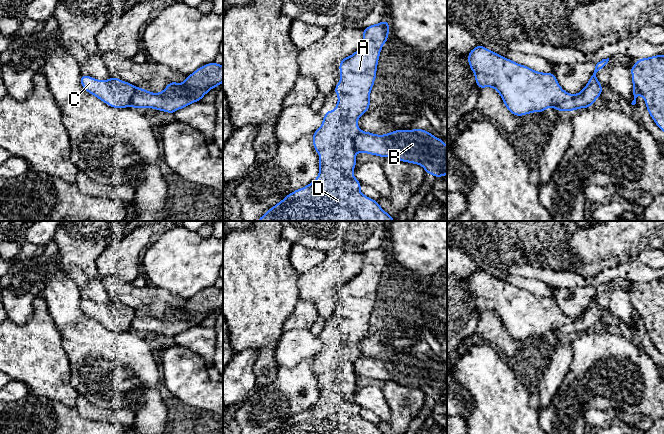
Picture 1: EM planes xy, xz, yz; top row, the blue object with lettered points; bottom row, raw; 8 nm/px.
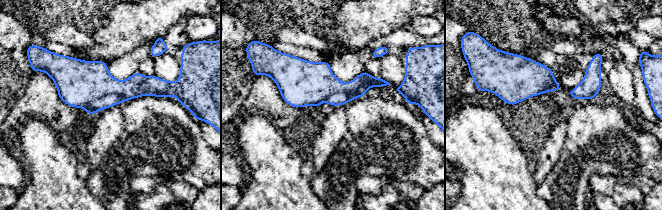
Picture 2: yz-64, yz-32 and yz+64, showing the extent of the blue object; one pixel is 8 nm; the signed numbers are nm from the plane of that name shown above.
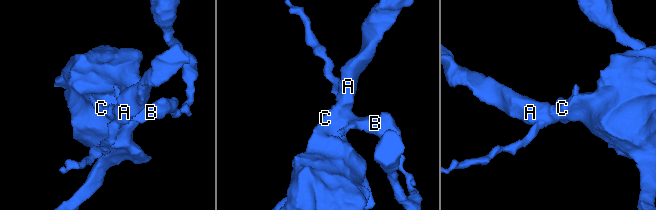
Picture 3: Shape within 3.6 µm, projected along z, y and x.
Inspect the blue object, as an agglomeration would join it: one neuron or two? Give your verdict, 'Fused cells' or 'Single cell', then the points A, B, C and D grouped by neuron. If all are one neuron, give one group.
Fused cells. Groups: A C D / B

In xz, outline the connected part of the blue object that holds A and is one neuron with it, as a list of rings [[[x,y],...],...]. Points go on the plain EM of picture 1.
[[[388,244],[362,255],[361,271],[339,288],[341,303],[334,313],[339,322],[336,333],[326,335],[322,350],[312,358],[312,368],[320,379],[318,401],[287,419],[269,434],[383,434],[376,424],[360,416],[362,408],[354,401],[353,394],[356,390],[354,363],[360,356],[357,344],[370,330],[370,316],[376,302],[379,279],[390,255]]]

